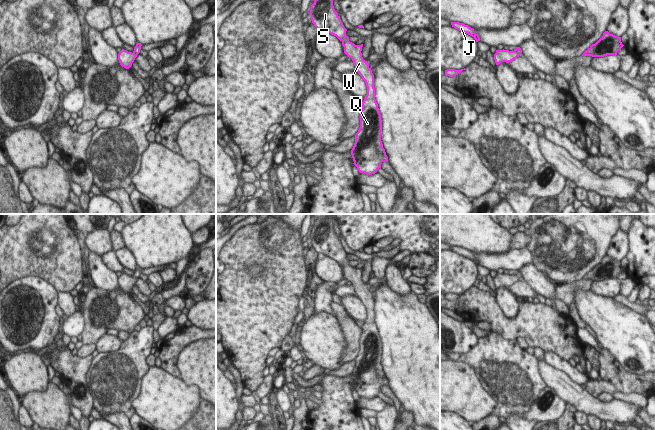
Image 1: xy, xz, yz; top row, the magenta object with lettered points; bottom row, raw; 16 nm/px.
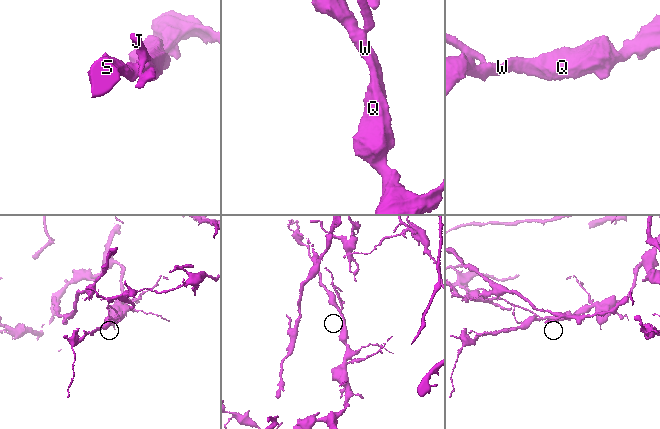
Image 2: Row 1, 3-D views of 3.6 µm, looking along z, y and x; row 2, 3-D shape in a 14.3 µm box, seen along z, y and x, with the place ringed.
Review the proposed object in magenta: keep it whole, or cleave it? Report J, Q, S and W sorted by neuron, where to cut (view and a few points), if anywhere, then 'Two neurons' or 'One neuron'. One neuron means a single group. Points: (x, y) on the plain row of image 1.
Groups: J Q S W. No split. One neuron.

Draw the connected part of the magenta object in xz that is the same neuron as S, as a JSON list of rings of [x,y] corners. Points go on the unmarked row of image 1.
[[[327,217],[316,219],[310,231],[310,240],[317,253],[336,260],[342,266],[344,277],[352,283],[355,294],[366,307],[367,319],[362,326],[360,352],[355,359],[351,379],[360,397],[375,398],[382,386],[388,386],[388,381],[381,365],[382,344],[375,323],[374,299],[362,281],[363,268],[355,269],[349,265],[347,253],[334,233],[333,223]]]

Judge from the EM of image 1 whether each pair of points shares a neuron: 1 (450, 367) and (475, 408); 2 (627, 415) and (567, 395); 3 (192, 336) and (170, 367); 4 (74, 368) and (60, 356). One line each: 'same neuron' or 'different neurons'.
1: same neuron
2: same neuron
3: same neuron
4: same neuron

